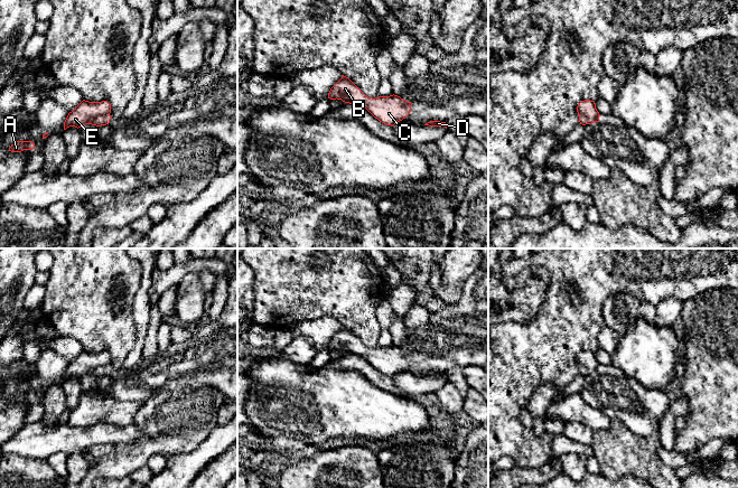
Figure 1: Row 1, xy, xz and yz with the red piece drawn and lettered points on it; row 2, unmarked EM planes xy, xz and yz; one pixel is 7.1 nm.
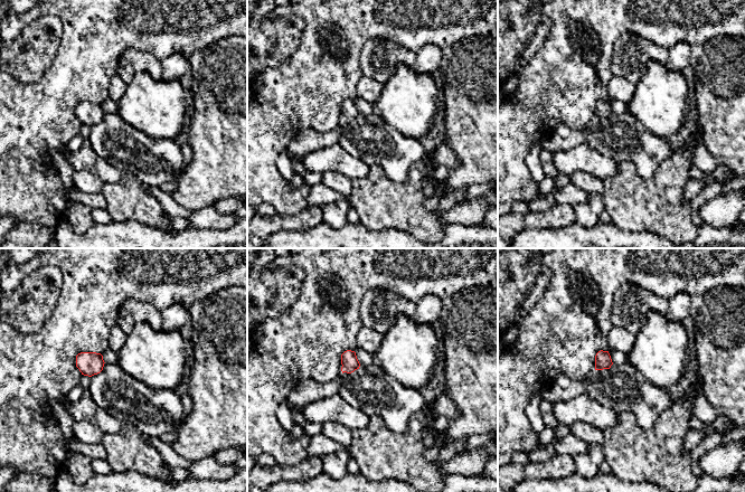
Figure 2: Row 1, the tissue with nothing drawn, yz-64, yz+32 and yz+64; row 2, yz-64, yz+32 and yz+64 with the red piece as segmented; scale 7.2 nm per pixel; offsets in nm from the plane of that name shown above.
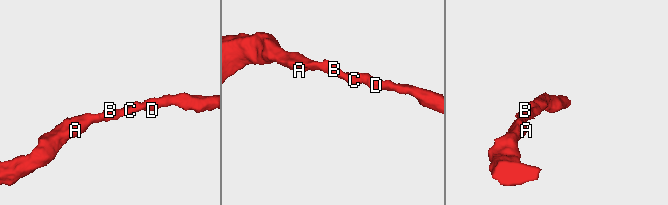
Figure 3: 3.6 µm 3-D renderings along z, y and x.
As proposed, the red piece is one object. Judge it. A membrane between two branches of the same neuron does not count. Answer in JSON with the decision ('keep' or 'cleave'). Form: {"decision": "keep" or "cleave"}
{"decision": "keep"}

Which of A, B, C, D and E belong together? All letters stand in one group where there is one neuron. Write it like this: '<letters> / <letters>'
A B C D E

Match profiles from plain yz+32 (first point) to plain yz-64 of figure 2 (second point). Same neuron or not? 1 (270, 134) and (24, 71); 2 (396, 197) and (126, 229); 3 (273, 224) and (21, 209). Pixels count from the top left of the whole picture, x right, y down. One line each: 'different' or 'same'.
1: different
2: different
3: different

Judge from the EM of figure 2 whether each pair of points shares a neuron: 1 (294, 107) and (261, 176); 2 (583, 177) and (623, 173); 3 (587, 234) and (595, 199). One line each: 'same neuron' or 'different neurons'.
1: same neuron
2: different neurons
3: different neurons

